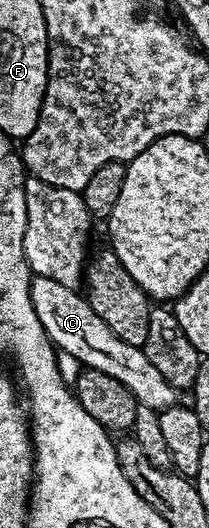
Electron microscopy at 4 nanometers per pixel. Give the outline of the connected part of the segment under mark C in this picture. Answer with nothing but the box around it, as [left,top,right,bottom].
[30,276,178,411]

